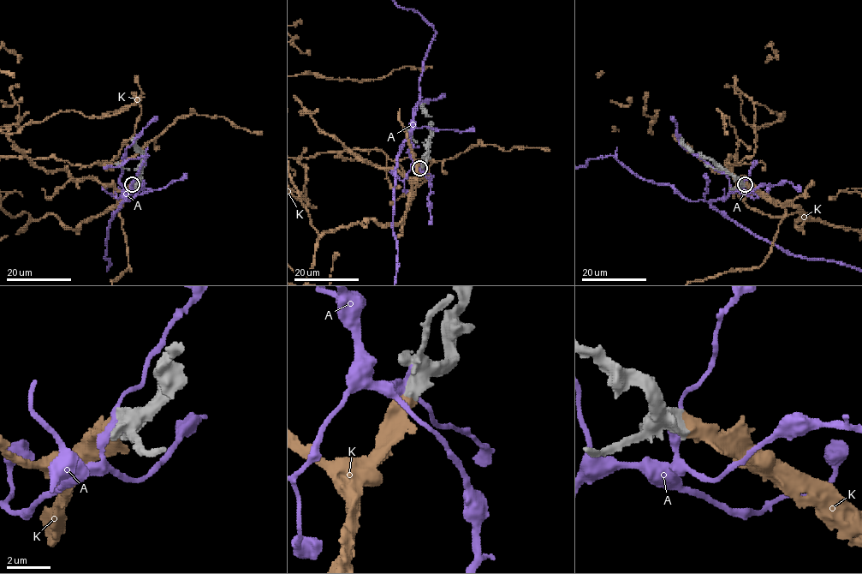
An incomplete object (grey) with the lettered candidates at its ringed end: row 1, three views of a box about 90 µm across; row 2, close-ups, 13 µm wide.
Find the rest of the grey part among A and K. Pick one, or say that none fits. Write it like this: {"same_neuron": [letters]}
{"same_neuron": ["K"]}

